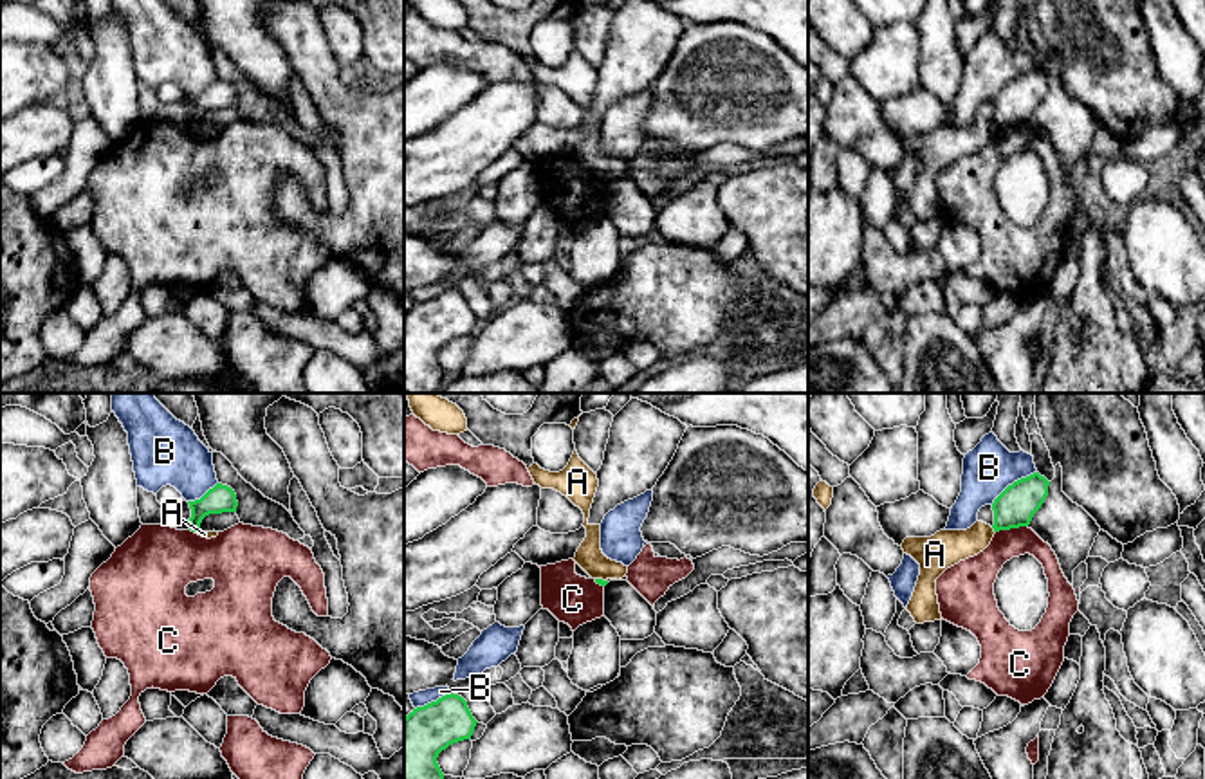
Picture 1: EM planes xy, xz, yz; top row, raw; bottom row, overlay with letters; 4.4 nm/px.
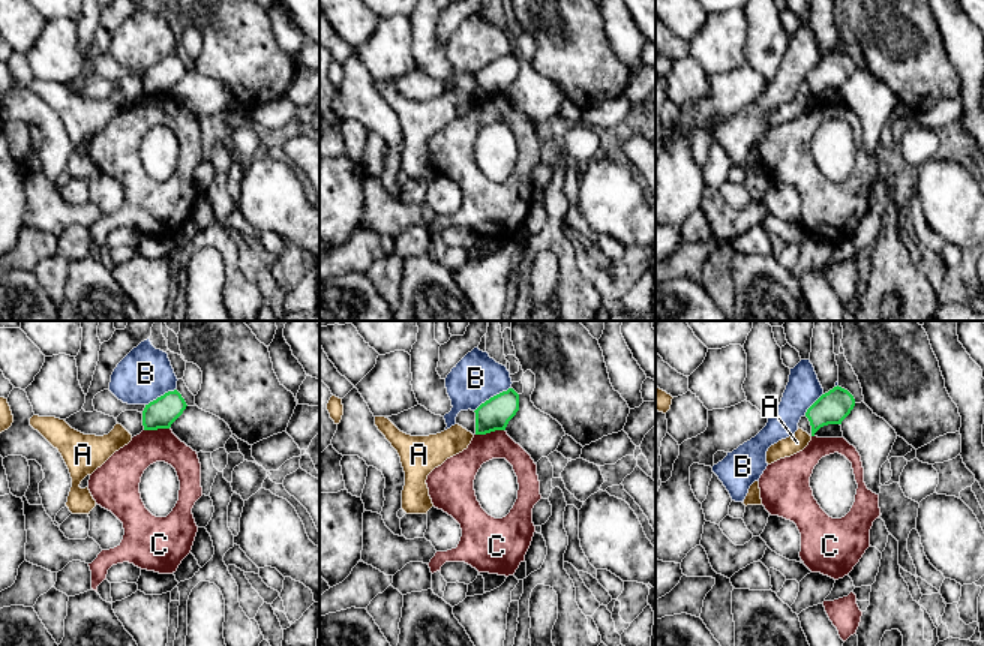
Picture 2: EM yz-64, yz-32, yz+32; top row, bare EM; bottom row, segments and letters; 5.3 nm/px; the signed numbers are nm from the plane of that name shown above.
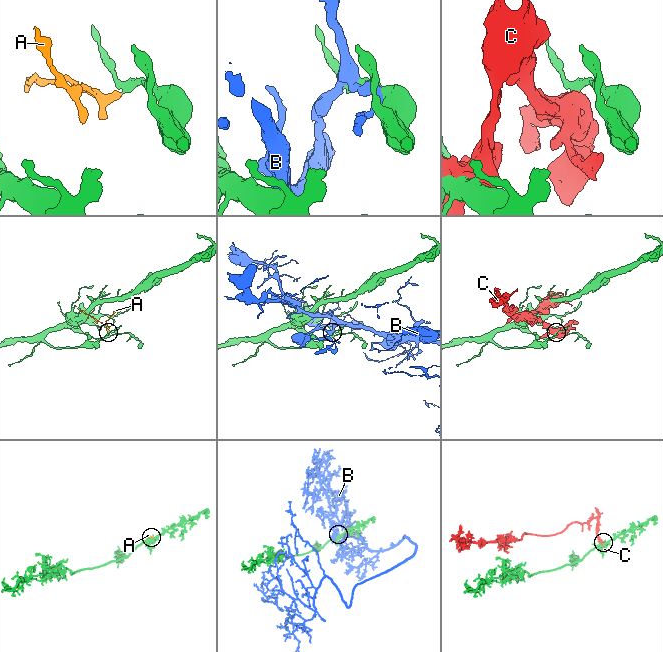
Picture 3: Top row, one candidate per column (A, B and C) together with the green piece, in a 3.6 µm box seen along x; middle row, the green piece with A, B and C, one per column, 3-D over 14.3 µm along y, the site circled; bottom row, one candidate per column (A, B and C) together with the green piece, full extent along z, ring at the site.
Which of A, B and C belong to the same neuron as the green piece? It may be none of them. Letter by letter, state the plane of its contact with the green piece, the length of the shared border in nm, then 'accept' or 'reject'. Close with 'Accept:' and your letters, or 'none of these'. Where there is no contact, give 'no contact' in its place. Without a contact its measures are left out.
A: yz | 40 nm | reject
B: yz | 260 nm | reject
C: yz | 150 nm | reject
Accept: none of these

